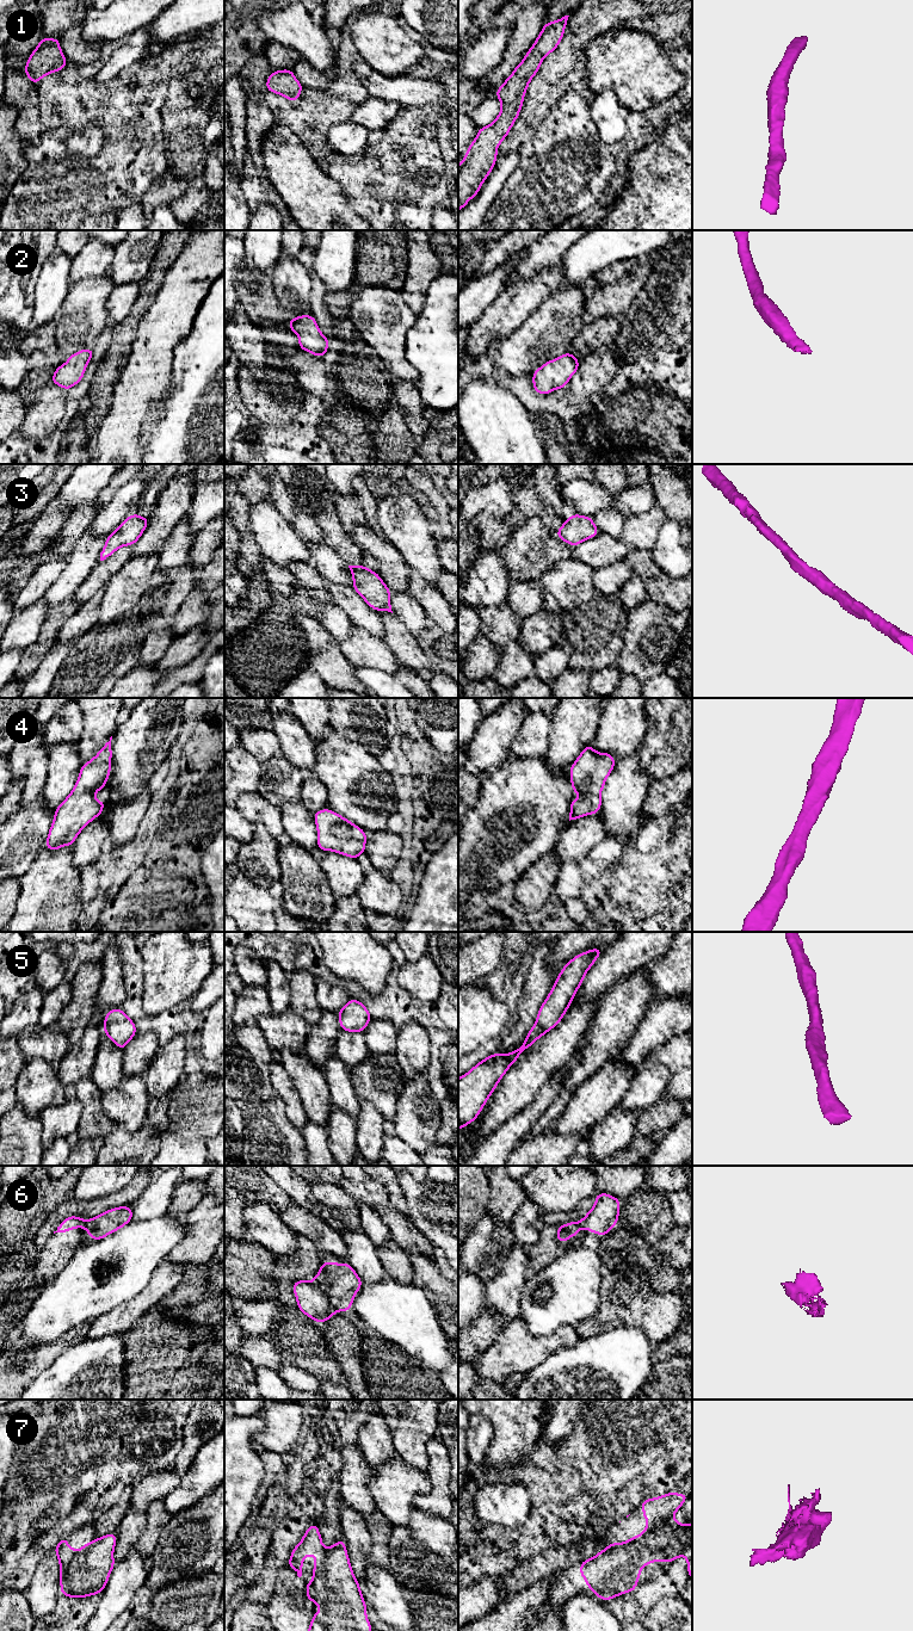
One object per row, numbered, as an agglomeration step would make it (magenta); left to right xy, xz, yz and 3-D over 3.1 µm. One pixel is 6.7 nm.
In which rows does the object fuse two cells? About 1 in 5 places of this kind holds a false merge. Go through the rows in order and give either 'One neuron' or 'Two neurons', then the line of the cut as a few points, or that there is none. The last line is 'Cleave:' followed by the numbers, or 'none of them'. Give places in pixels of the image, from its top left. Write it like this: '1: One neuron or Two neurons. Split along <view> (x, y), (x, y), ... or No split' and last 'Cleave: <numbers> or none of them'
1: One neuron. No split
2: One neuron. No split
3: One neuron. No split
4: One neuron. No split
5: One neuron. No split
6: Two neurons. Split along xz (312, 1282), (327, 1296), (334, 1307)
7: Two neurons. Split along yz (672, 1515), (666, 1514), (653, 1527), (647, 1528), (629, 1542)
Cleave: 6, 7

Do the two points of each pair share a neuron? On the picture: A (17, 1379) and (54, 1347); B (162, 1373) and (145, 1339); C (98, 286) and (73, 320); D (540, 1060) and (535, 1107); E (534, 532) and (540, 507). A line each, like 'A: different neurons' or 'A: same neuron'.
A: same neuron
B: same neuron
C: same neuron
D: different neurons
E: different neurons

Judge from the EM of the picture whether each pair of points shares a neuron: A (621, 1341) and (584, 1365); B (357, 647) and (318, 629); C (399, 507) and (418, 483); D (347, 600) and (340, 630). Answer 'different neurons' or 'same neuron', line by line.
A: same neuron
B: different neurons
C: different neurons
D: different neurons

